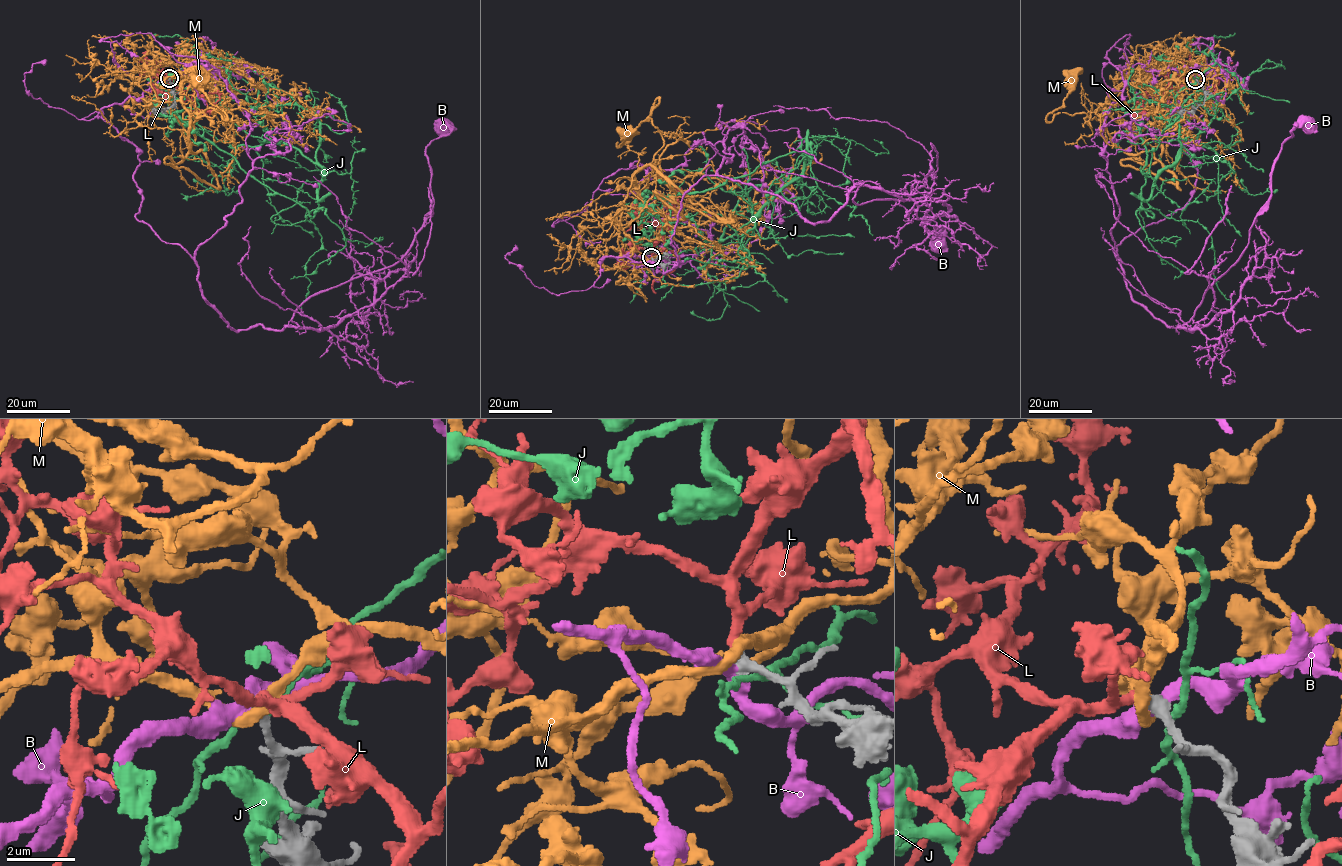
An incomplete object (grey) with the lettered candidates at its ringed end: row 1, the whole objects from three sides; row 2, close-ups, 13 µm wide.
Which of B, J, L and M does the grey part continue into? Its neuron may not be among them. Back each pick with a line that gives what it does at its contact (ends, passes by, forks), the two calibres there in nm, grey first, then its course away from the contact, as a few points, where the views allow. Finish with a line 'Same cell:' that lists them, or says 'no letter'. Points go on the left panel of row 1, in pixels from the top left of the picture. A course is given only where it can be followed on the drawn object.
L: it ends; calibres 380 and 280 nm; course (169, 78), (181, 87), (179, 101), (186, 100), (181, 91), (165, 81), (166, 75), (162, 71), (165, 62)
Same cell: L

